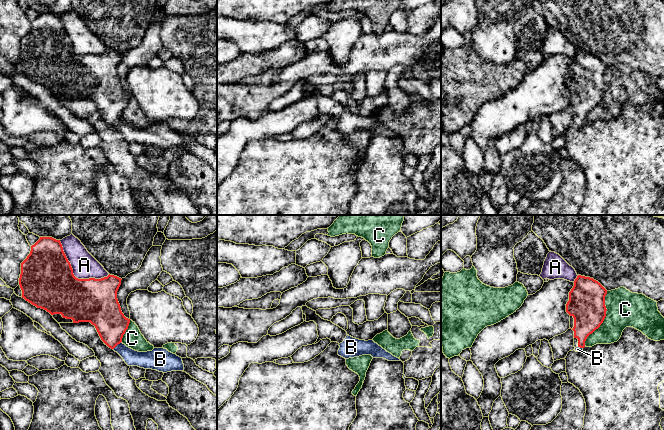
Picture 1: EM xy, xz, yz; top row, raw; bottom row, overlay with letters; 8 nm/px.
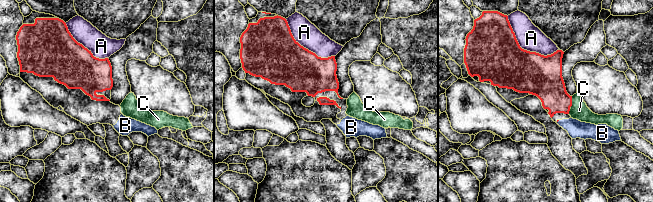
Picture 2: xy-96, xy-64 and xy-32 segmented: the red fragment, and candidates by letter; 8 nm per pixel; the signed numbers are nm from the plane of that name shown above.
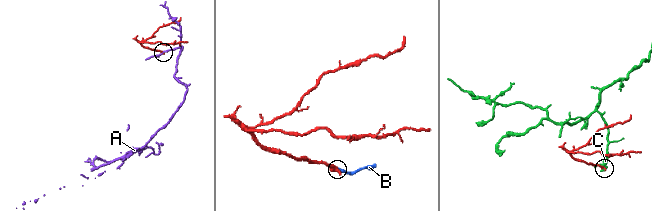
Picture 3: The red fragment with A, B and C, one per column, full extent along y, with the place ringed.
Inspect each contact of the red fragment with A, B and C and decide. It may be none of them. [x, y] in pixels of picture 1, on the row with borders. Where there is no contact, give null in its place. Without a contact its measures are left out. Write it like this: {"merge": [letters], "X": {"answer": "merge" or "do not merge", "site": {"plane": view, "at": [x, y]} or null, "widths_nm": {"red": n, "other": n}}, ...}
{"merge": ["B"], "A": {"answer": "do not merge", "site": {"plane": "xy", "at": [73, 275]}, "widths_nm": {"red": 440, "other": 200}}, "B": {"answer": "merge", "site": {"plane": "xy", "at": [117, 344]}, "widths_nm": {"red": 260, "other": 130}}, "C": {"answer": "do not merge", "site": {"plane": "yz", "at": [604, 318]}, "widths_nm": {"red": 300, "other": 280}}}

